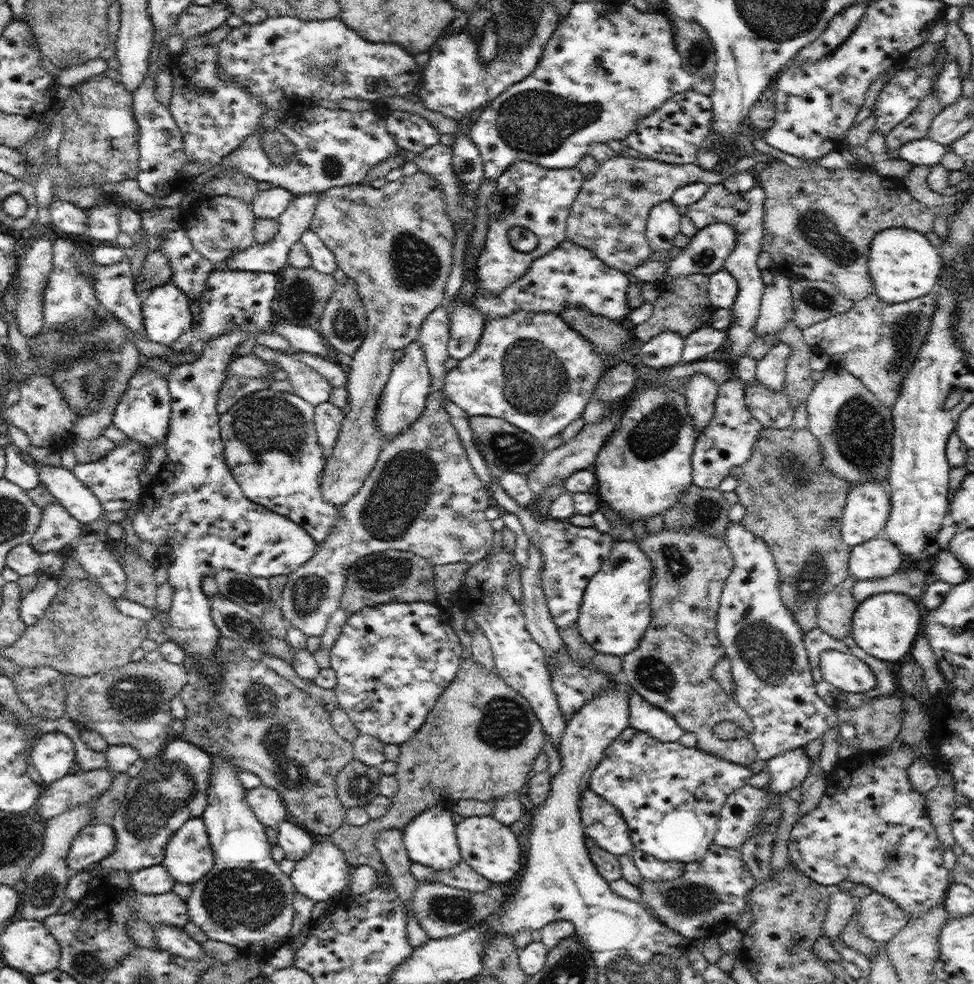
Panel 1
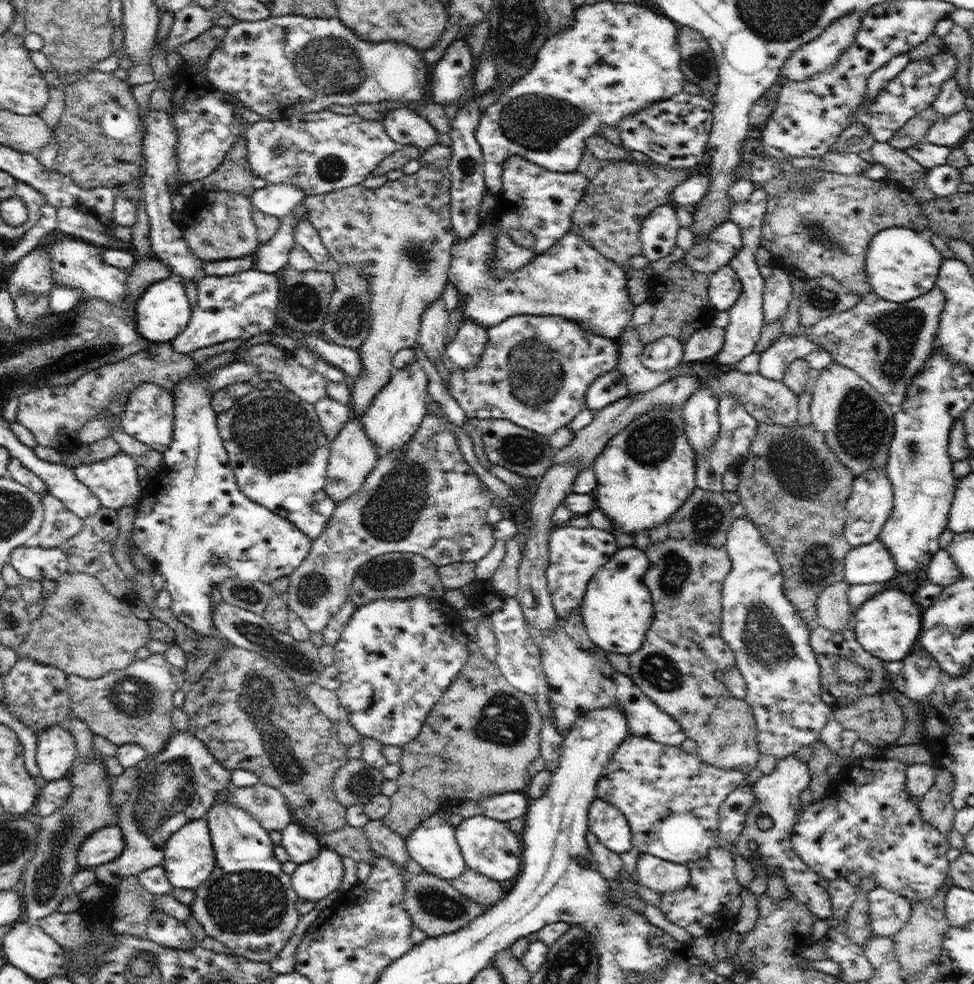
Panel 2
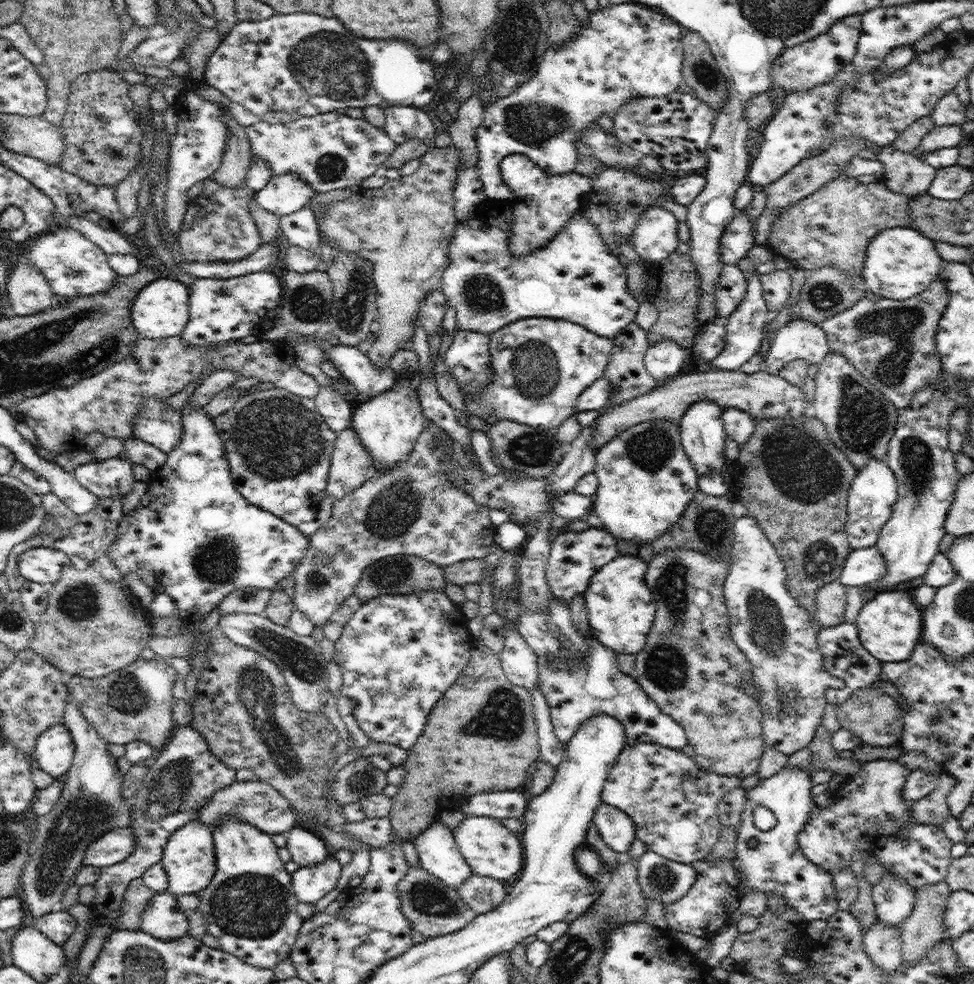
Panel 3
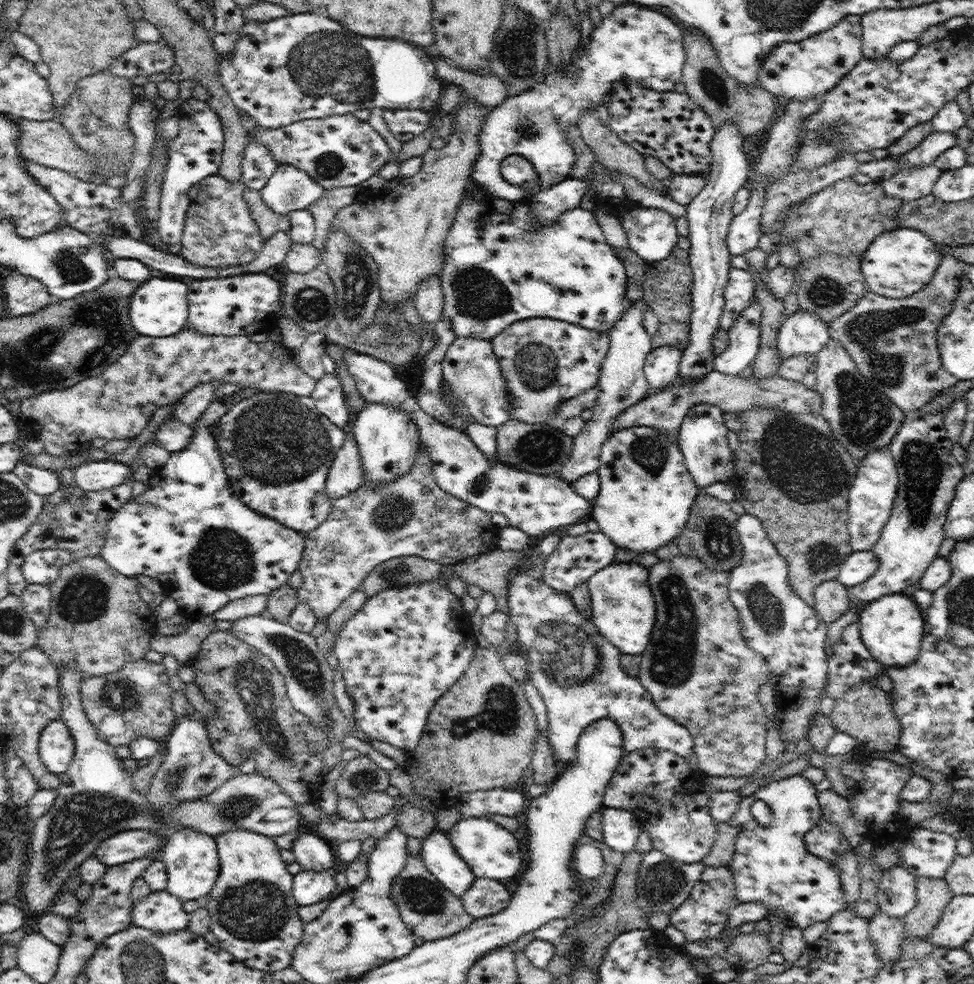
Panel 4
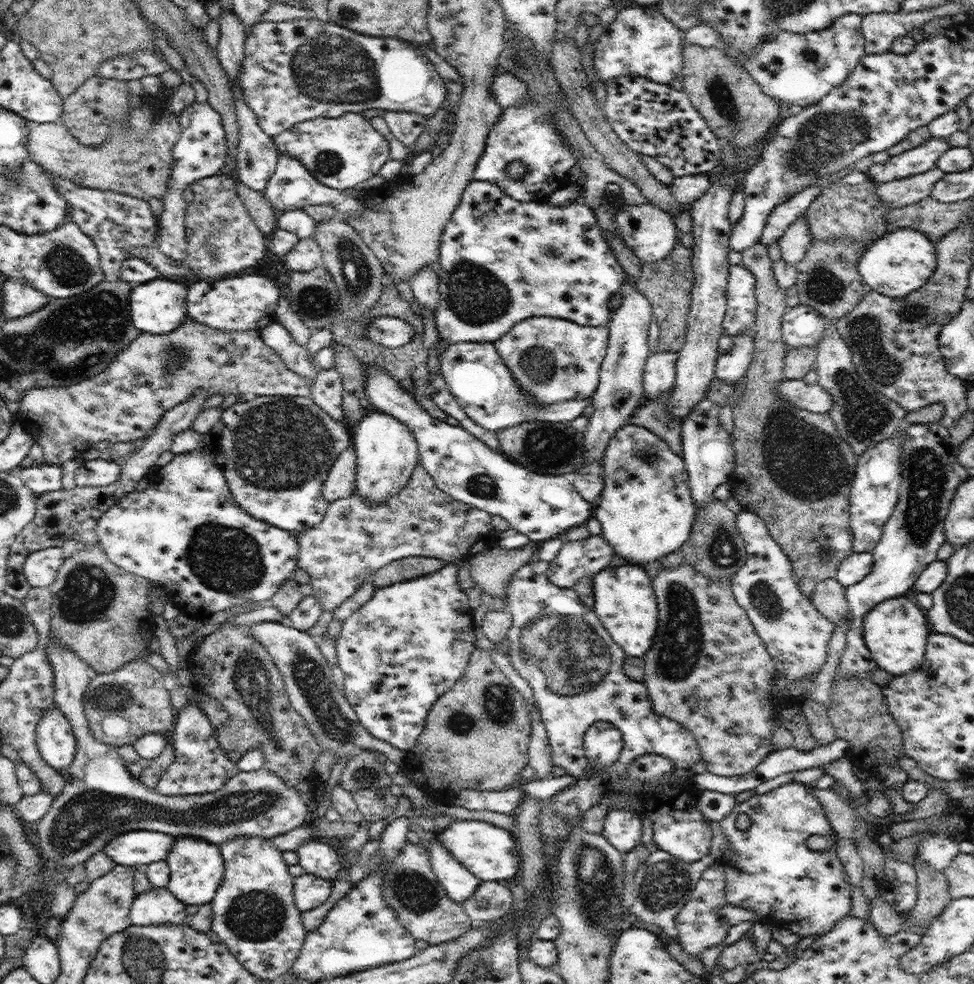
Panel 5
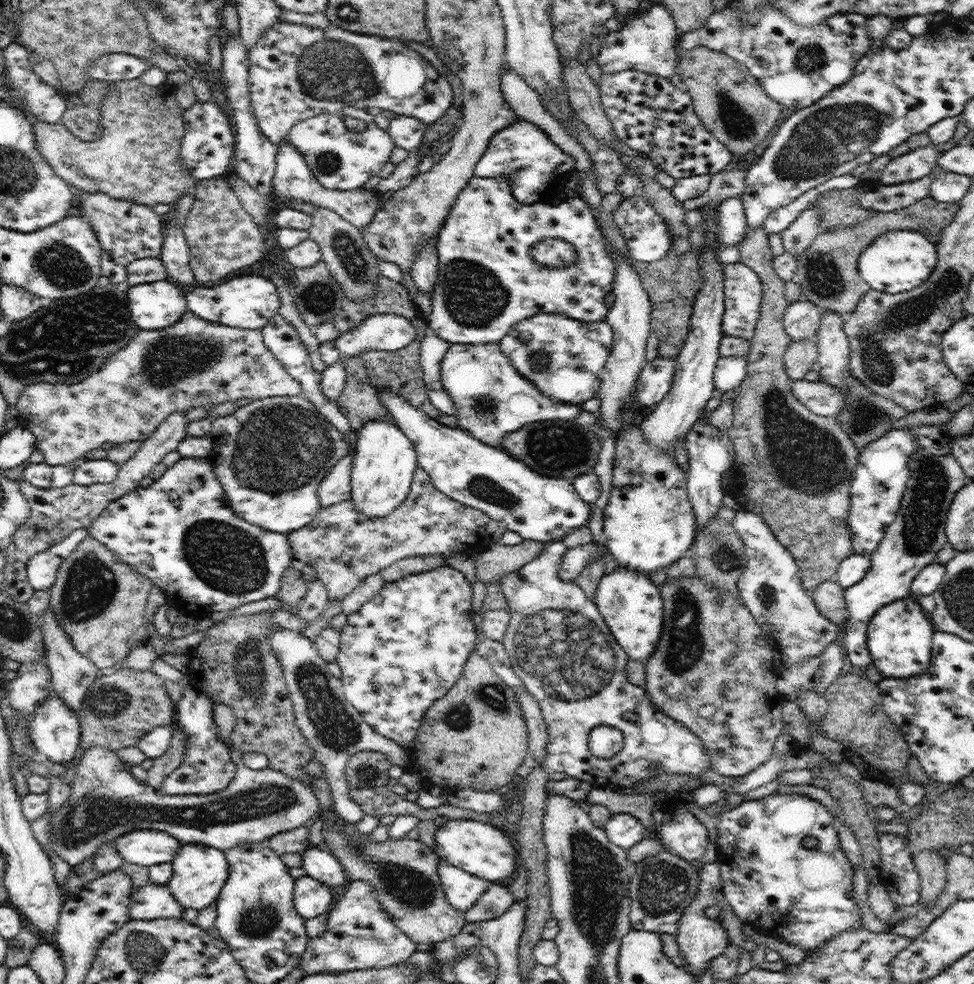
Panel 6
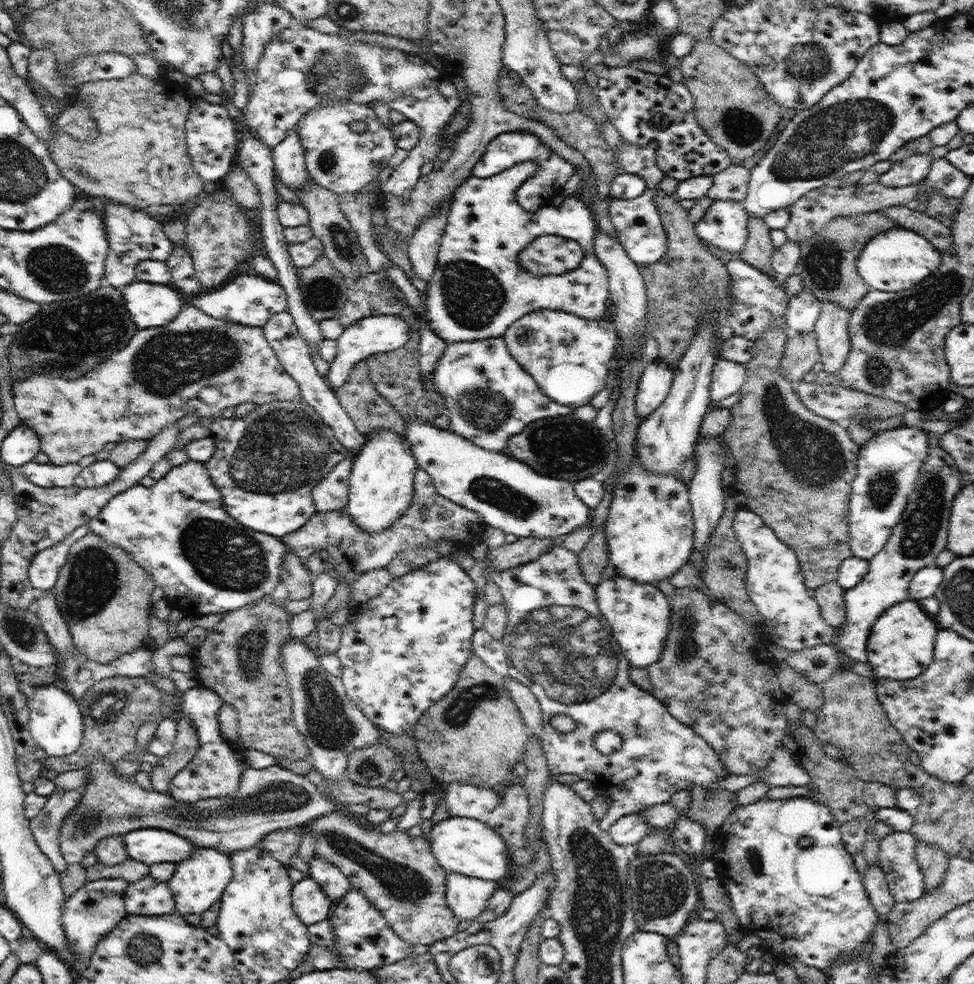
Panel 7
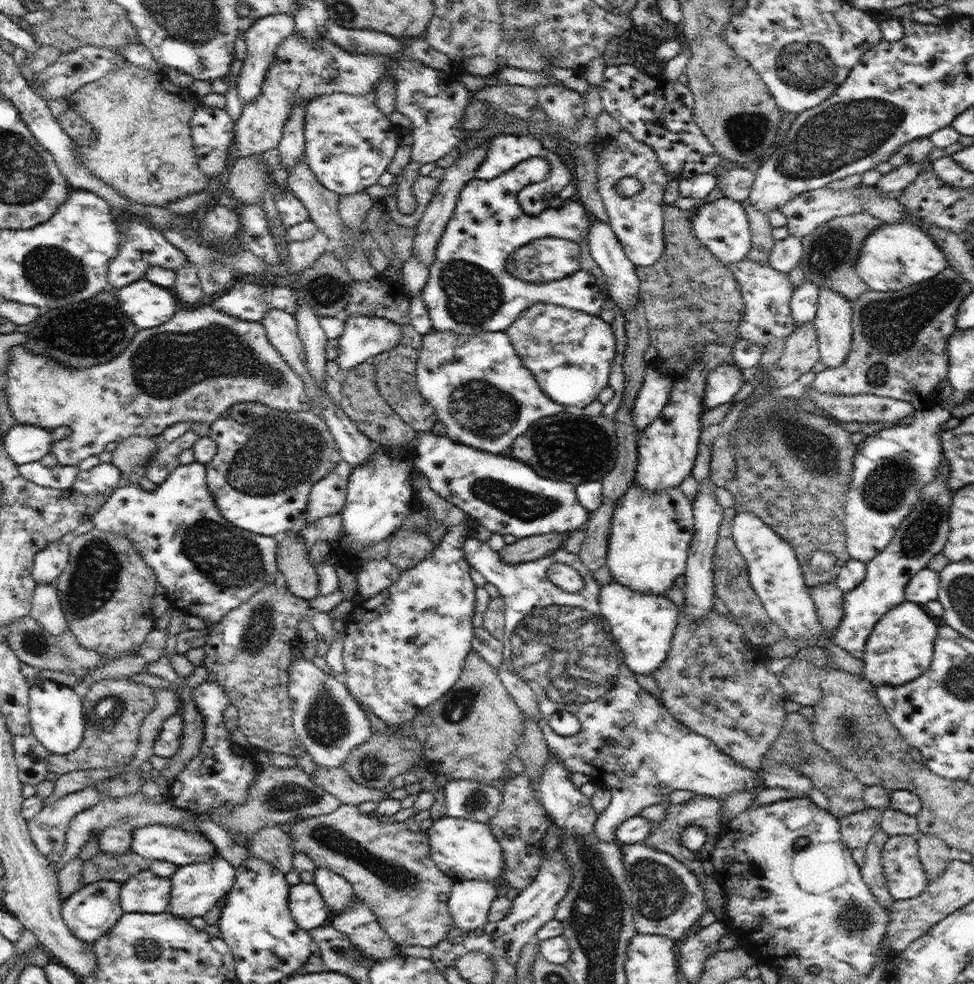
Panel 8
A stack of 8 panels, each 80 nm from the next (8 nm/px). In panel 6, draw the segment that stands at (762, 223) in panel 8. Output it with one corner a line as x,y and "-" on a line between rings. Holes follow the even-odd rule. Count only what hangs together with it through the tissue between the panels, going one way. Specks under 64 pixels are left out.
760,225
758,228
755,228
755,230
752,229
747,234
747,237
737,245
740,253
739,260
746,264
746,266
752,267
762,281
763,301
760,307
760,316
755,326
754,337
752,337
749,342
750,351
748,351
747,355
748,370
746,379
742,382
742,385
740,385
738,396
736,396
734,402
732,402
732,405
734,406
734,418
732,428
726,432
733,444
734,462
732,475
736,478
736,482
738,482
738,484
734,484
732,494
738,496
736,501
740,509
759,514
768,523
769,529
774,533
774,536
792,553
796,564
799,566
799,572
801,574
801,579
803,580
804,588
808,593
811,593
819,584
822,584
827,580
833,580
842,560
853,555
851,541
852,533
849,527
849,508
851,501
851,483
852,479
854,479
856,463
859,459
859,450
852,440
850,440
850,437
843,431
838,418
824,417
812,413
806,408
806,406
804,406
804,404
802,404
802,402
798,402
794,394
792,394
792,380
786,375
783,366
784,354
786,353
786,350
788,350
788,346
790,346
791,342
791,338
788,337
786,332
784,332
783,327
783,316
789,302
784,299
785,282
778,276
778,273
773,267
773,258
775,256
772,254
772,247
770,247
770,244
768,243
768,237
769,234
766,232
766,229
763,225

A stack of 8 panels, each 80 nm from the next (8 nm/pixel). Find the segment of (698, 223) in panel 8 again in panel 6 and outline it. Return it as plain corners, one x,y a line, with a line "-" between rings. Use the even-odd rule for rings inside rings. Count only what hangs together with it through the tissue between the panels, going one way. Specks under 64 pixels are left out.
742,197
721,201
717,208
717,239
723,246
737,246
747,236
747,218

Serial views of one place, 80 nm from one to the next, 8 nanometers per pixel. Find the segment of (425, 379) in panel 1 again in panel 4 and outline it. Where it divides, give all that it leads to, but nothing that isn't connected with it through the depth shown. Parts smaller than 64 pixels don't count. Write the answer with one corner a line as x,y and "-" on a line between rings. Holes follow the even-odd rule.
367,403
366,407
356,415
352,434
364,464
364,485
382,487
386,483
408,475
408,470
414,467
419,457
421,442
418,427
410,415
388,405

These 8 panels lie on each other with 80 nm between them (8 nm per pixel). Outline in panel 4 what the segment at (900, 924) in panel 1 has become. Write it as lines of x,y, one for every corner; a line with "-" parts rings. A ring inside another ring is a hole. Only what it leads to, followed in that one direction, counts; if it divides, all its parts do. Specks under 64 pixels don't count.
896,865
884,871
876,889
880,911
902,920
915,907
916,884
906,867

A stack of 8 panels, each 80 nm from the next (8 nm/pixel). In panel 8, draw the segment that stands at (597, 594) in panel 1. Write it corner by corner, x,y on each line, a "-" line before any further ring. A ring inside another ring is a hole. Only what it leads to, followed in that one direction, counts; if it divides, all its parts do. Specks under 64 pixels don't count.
619,582
601,585
601,615
605,618
610,637
619,645
621,658
636,674
651,674
666,659
678,624
678,605
666,595
636,592

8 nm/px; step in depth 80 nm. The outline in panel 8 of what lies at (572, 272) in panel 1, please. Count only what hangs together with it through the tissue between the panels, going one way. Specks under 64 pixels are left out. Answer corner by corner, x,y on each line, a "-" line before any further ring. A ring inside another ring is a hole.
532,157
519,162
514,168
492,180
471,178
460,191
454,214
448,221
436,247
434,262
429,264
429,279
420,294
434,330
450,332
458,336
480,336
484,332
505,332
521,313
536,303
557,304
594,316
599,314
602,305
610,296
606,286
607,278
589,251
587,236
592,216
584,205
574,198
565,201
560,207
548,206
538,215
526,214
519,205
519,190
531,183
545,181
549,175
550,163
544,157
-
544,237
565,238
579,244
580,268
562,280
550,282
526,282
514,278
505,269
506,258
526,243

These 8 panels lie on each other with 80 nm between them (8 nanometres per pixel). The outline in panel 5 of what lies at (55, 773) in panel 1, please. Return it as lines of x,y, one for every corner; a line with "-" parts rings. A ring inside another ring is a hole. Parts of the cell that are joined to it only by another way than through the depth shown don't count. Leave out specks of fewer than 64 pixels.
58,706
40,717
35,743
41,757
56,770
68,768
75,759
76,737
70,721

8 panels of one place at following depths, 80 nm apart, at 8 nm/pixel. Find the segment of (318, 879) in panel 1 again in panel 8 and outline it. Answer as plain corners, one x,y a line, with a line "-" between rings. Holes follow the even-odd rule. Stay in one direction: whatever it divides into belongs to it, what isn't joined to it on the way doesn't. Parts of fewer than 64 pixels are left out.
300,882
292,886
288,904
296,924
304,930
318,928
328,918
329,908
314,884

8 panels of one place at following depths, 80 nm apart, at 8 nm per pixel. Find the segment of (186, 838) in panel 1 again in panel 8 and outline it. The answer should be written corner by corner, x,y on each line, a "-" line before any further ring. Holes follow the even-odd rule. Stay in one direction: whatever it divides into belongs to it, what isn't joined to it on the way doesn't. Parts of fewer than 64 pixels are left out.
216,856
208,863
193,863
180,865
175,874
170,878
171,898
169,911
174,915
184,919
194,918
194,916
204,917
216,903
228,892
235,880
235,868
222,856

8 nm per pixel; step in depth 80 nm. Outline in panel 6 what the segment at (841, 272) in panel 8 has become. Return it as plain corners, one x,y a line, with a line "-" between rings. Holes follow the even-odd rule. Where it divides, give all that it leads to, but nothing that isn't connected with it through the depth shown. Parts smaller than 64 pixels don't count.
928,196
906,208
890,212
875,212
862,222
842,225
827,231
822,230
814,237
812,244
797,256
797,269
793,281
800,284
799,298
817,304
822,310
834,311
841,315
852,313
862,297
871,289
871,286
859,275
857,265
865,247
890,231
910,229
918,234
928,234
925,226
934,225
942,232
956,216
958,209
958,202
938,202

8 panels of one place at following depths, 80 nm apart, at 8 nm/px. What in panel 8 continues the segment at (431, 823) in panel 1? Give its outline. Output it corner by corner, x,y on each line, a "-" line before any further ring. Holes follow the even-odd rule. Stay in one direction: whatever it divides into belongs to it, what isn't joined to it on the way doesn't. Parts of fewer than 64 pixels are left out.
453,881
448,906
455,926
463,932
485,926
497,892
490,881

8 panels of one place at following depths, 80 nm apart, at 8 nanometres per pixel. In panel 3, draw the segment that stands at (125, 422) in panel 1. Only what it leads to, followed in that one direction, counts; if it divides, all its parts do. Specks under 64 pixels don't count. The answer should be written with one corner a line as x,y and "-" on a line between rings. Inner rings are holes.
152,397
140,405
140,415
133,422
132,436
168,453
181,443
182,431
180,413
174,411
166,401

